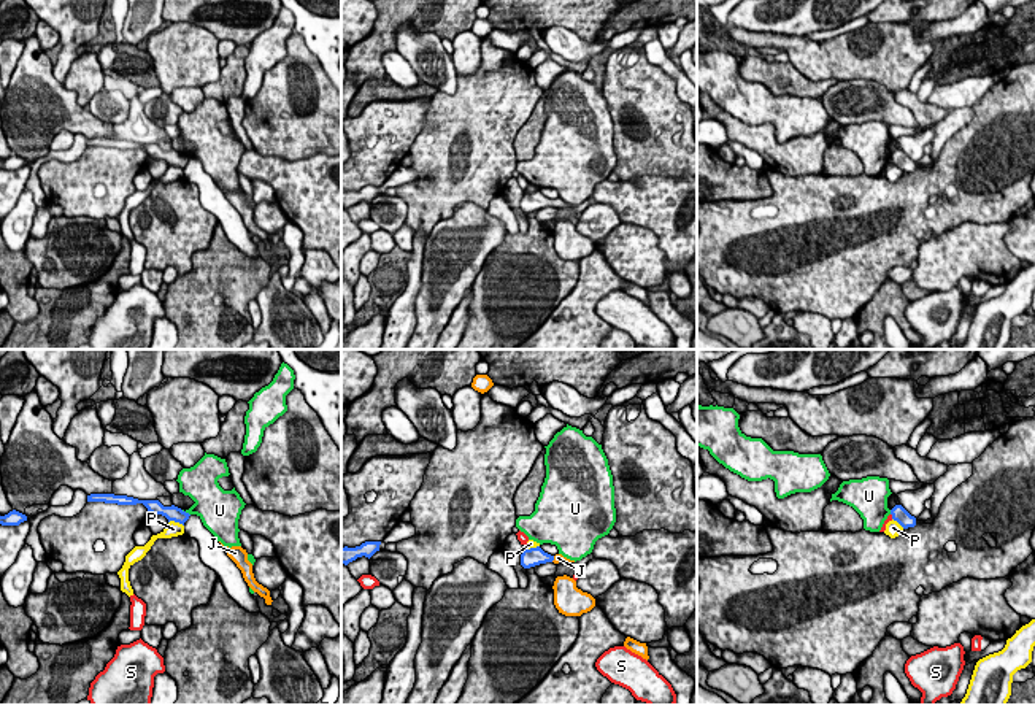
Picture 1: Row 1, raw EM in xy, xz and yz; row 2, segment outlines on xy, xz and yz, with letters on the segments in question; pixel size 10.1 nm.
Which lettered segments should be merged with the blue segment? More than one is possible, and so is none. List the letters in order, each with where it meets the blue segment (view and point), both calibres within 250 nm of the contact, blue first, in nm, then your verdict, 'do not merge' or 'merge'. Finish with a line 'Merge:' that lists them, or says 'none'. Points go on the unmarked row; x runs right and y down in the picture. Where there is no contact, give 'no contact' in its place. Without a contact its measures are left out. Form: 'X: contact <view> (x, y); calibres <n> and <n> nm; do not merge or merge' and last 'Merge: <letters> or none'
J: contact xz (553, 204); calibres 190 and 90 nm; merge
P: contact xy (176, 165); calibres 160 and 160 nm; do not merge
S: contact yz (892, 161); calibres 160 and 60 nm; do not merge
U: contact xy (184, 156); calibres 160 and 300 nm; do not merge
Merge: J

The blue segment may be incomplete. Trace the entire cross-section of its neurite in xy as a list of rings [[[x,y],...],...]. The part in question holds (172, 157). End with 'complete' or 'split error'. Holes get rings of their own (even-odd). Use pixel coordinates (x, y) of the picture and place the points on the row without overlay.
[[[90,138],[87,140],[87,146],[105,146],[105,148],[117,148],[117,149],[137,149],[143,148],[149,157],[152,159],[162,159],[170,165],[179,167],[184,170],[184,167],[189,164],[189,157],[183,156],[181,152],[171,149],[164,151],[159,144],[138,144],[127,140],[114,140],[114,138]]]; complete

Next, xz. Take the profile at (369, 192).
[[[365,186],[356,192],[341,192],[341,208],[348,210],[349,206],[356,205],[357,202],[371,202],[376,195],[379,195],[381,186]]]; complete

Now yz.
[[[895,149],[891,154],[892,164],[897,165],[903,173],[914,171],[916,162],[911,160],[902,149]]]; complete

